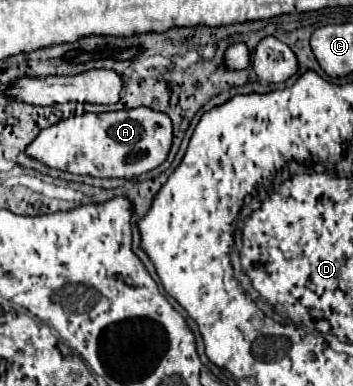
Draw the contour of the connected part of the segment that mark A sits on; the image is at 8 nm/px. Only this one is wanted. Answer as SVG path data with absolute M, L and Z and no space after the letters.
M148 107L110 111L110 113L82 113L64 119L44 131L28 145L26 153L48 167L62 171L92 175L92 177L124 177L146 173L162 165L172 147L172 121L160 111Z

